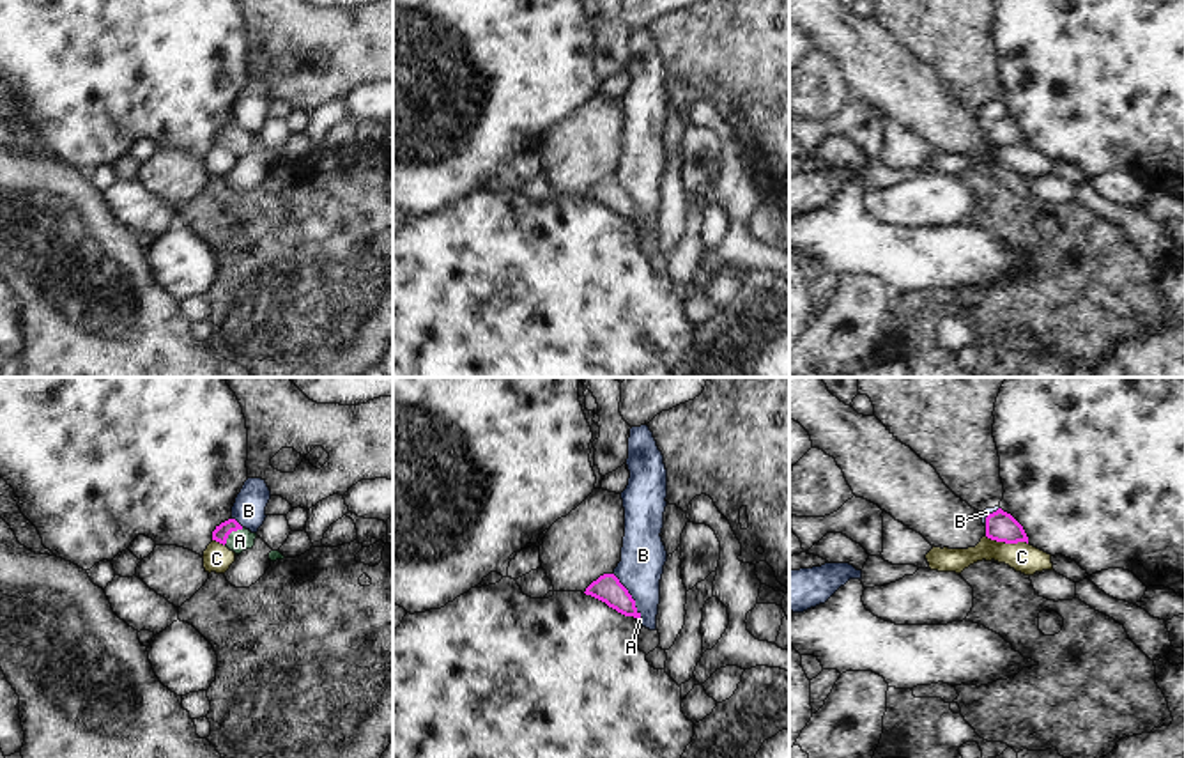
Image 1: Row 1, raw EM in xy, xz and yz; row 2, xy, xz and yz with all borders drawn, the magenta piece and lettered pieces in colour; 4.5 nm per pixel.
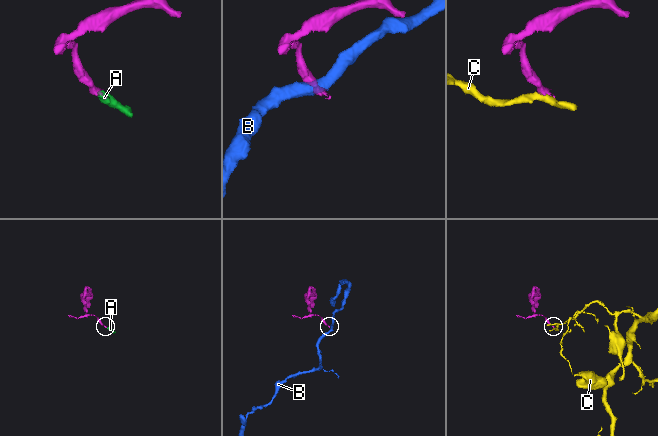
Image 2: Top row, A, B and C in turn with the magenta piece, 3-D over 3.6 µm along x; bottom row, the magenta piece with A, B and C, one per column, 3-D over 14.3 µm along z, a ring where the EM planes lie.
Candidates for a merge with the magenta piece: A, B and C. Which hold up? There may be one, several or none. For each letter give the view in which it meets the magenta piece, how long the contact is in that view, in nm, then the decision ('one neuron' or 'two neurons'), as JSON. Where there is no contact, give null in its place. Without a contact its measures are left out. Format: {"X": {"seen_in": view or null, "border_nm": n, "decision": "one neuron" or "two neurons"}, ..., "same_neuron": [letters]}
{"A": {"seen_in": "xy", "border_nm": 120, "decision": "one neuron"}, "B": {"seen_in": "xz", "border_nm": 240, "decision": "two neurons"}, "C": {"seen_in": "yz", "border_nm": 200, "decision": "two neurons"}, "same_neuron": ["A"]}

